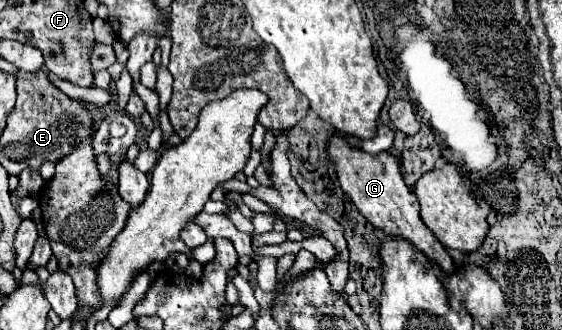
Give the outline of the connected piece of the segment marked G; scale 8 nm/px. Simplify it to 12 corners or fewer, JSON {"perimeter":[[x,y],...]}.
{"perimeter":[[329,142],[341,188],[369,224],[409,240],[445,274],[453,258],[423,224],[389,152]]}

